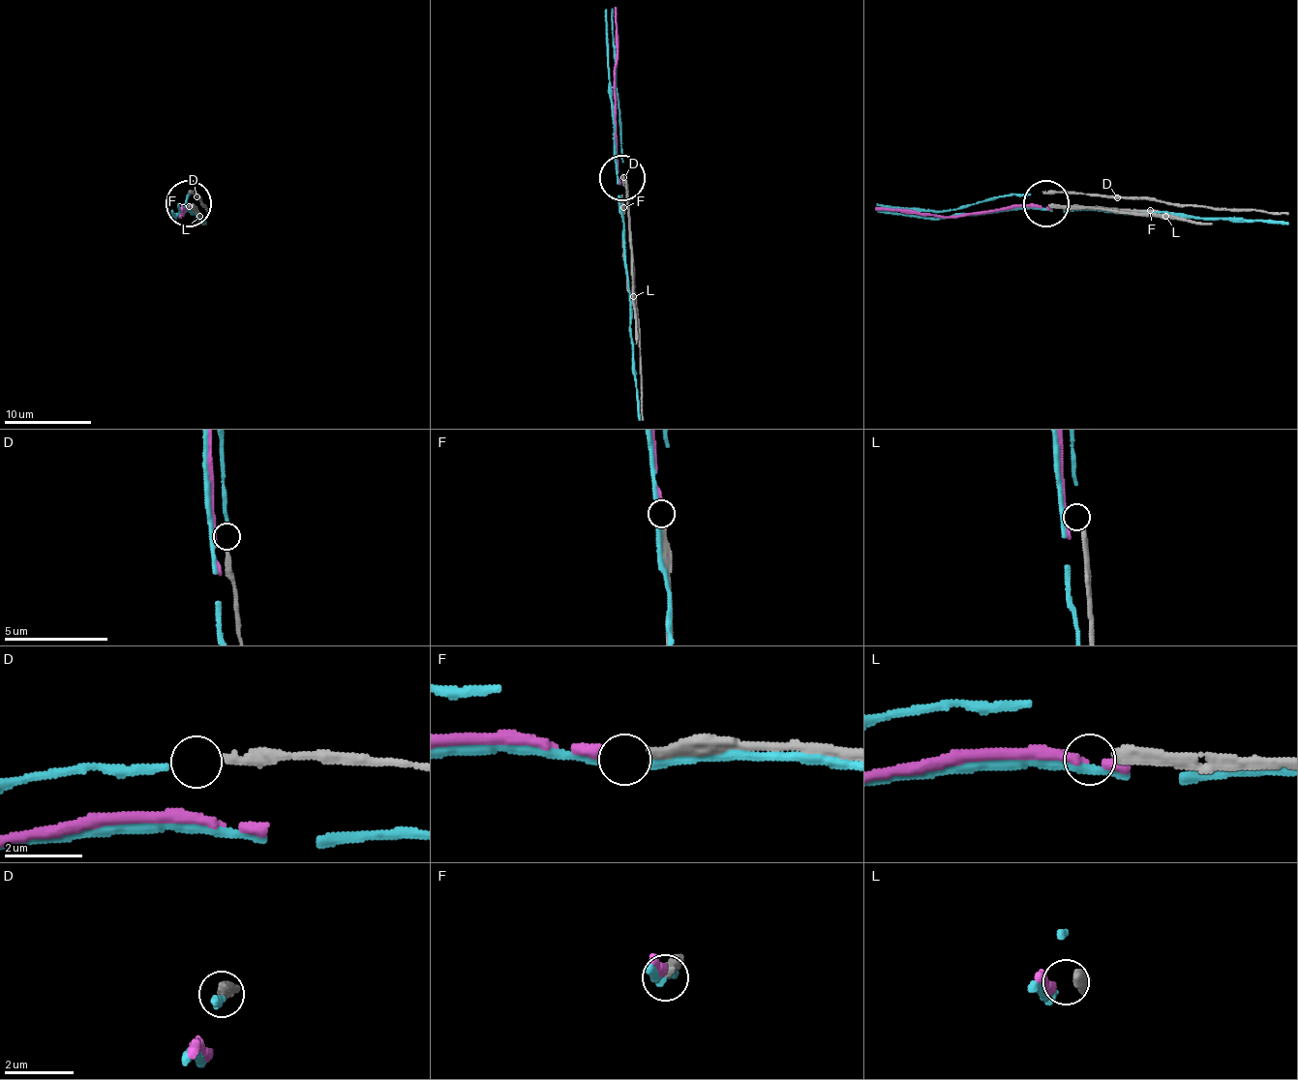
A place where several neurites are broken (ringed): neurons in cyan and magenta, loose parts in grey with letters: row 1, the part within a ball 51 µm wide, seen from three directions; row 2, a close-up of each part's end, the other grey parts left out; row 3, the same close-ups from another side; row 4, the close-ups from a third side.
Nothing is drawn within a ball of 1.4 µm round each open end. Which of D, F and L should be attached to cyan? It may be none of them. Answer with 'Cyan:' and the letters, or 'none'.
Cyan: D

